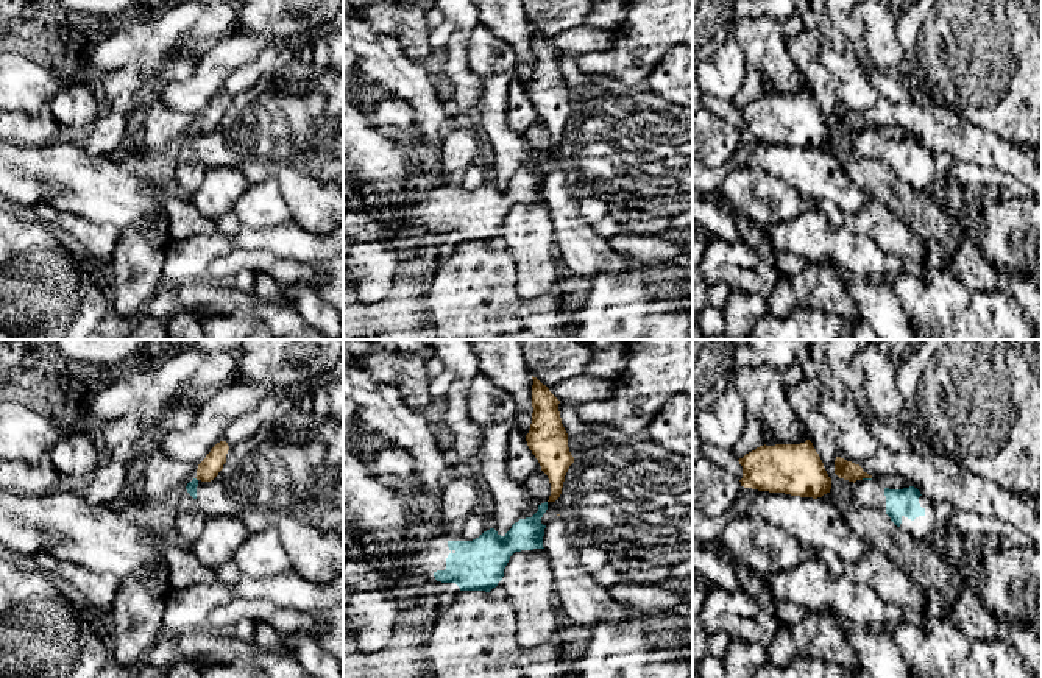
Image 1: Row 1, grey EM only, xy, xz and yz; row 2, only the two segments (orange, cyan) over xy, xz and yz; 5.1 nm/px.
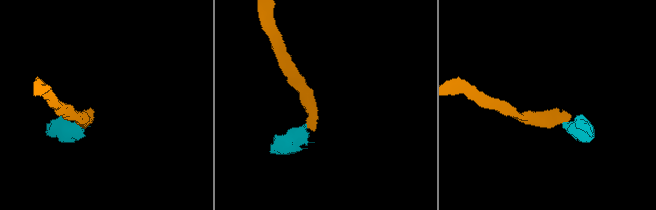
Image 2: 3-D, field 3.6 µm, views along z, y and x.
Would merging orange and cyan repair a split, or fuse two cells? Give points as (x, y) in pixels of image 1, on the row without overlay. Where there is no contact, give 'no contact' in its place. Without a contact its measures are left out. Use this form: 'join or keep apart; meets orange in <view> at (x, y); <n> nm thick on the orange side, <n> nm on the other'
keep apart; meets orange in yz at (866, 128); 100 nm thick on the orange side, 20 nm on the other

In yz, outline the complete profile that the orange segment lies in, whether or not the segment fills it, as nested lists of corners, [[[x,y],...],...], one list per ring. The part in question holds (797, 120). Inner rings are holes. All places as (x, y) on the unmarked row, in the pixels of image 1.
[[[810,90],[800,95],[764,95],[738,112],[744,139],[813,150],[831,140],[831,129]]]

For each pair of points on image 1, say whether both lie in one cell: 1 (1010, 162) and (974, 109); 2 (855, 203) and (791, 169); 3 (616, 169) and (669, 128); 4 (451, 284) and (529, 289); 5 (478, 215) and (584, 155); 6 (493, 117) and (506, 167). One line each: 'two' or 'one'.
1: two
2: one
3: one
4: two
5: one
6: one

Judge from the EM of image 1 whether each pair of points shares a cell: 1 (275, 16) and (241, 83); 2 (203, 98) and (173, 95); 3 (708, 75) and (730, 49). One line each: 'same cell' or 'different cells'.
1: different cells
2: same cell
3: same cell

